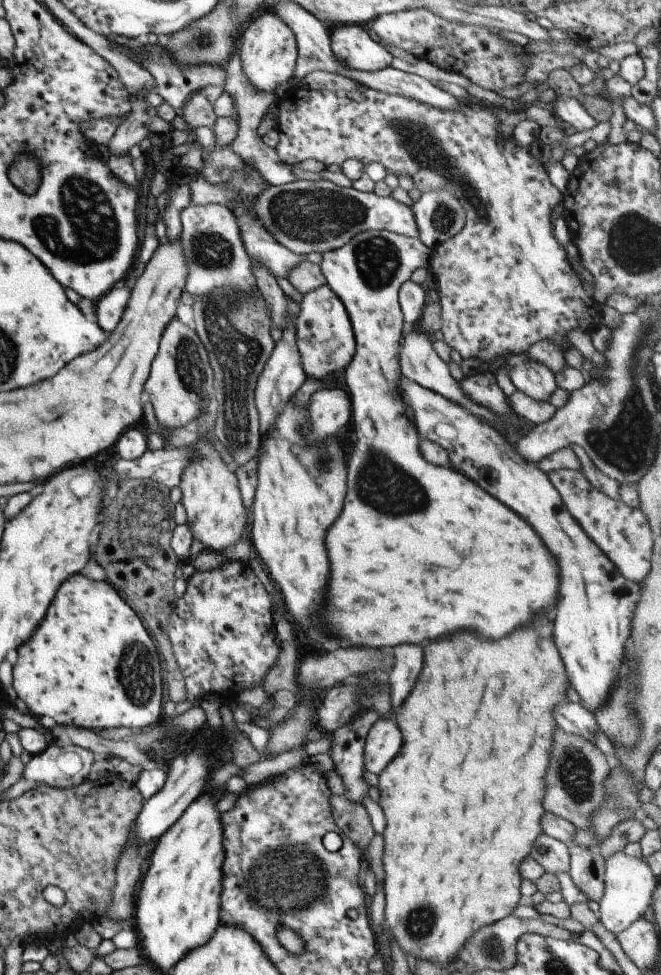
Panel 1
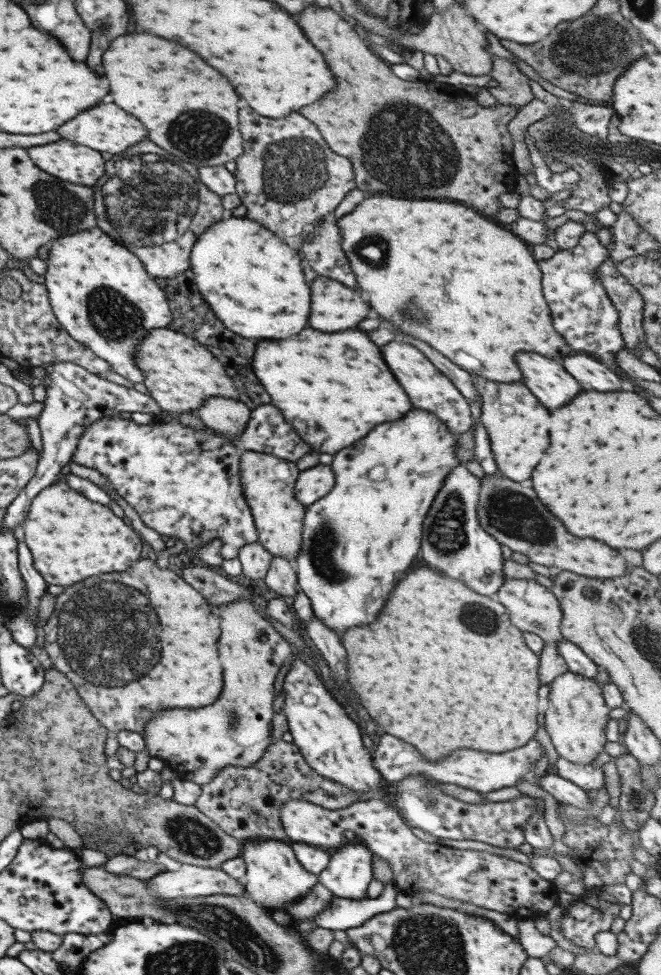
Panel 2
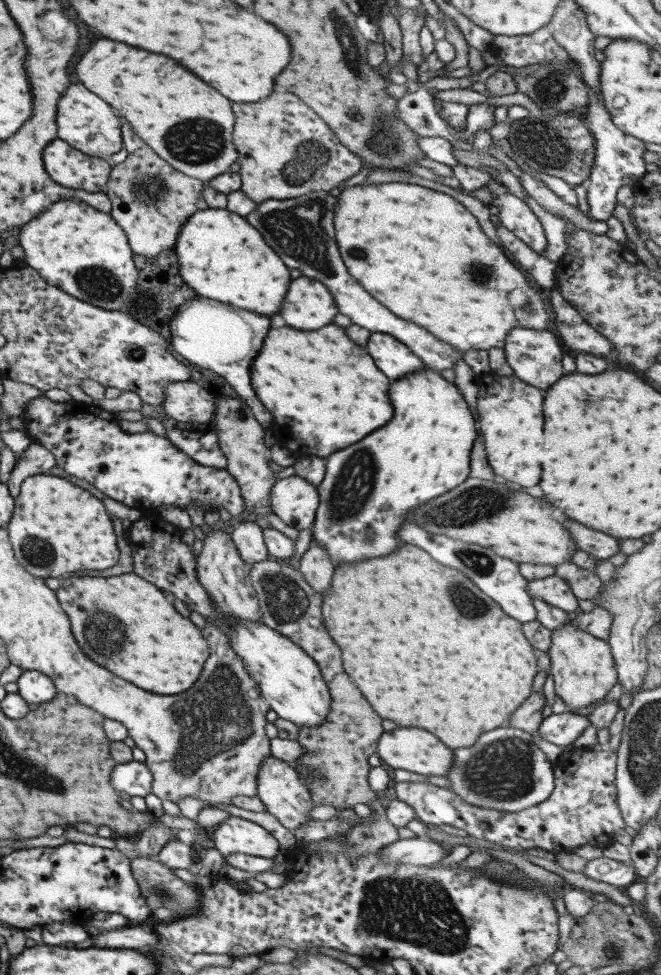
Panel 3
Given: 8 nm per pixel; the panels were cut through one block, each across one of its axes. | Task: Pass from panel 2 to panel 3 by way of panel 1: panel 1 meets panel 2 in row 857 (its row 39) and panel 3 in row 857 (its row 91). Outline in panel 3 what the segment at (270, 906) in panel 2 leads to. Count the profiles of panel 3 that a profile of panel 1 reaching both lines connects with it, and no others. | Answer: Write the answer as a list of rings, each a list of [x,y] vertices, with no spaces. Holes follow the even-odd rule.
[[[227,817],[227,819],[209,830],[209,836],[210,845],[223,856],[223,862],[225,862],[225,857],[231,853],[259,858],[275,858],[277,852],[280,851],[277,840],[267,830],[255,822],[240,817]]]

